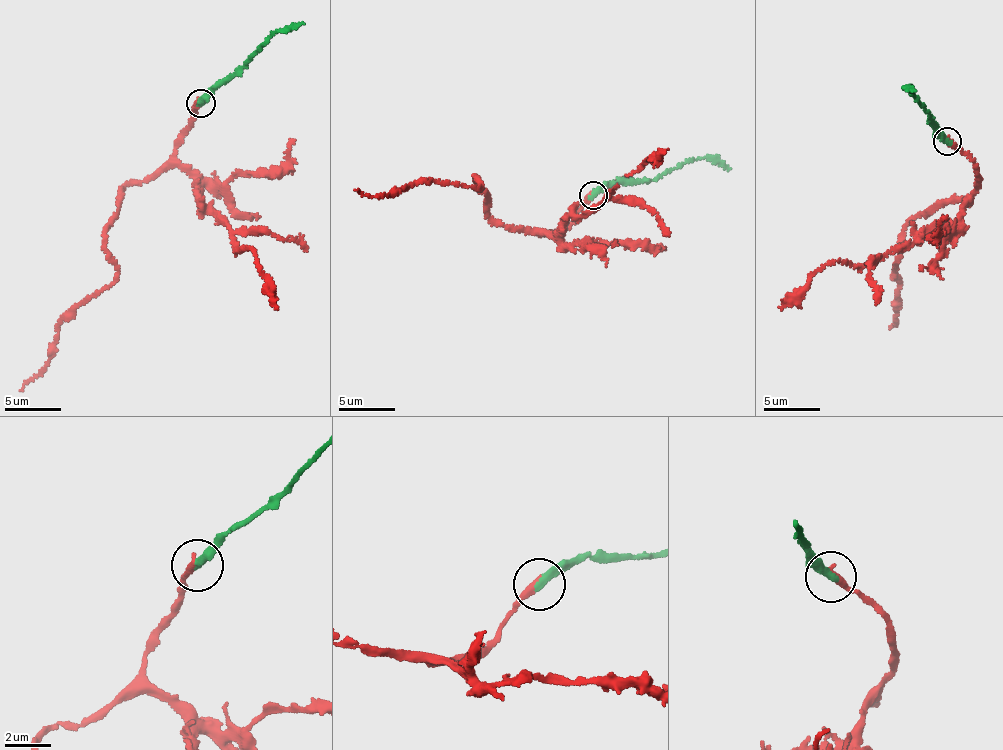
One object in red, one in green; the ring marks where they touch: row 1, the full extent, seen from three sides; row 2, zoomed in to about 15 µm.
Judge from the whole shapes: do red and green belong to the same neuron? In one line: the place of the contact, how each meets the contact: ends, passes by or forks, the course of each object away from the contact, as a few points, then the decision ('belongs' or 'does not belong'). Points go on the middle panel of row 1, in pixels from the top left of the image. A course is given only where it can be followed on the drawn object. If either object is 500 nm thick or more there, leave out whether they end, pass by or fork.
at (593, 195); red ends there; green ends there; red runs (592, 196), (568, 224), (538, 235), (488, 216), (476, 177), (479, 189), (413, 183), (369, 197), (354, 190); green runs (592, 196), (615, 182), (654, 179), (704, 158), (730, 169); belongs

